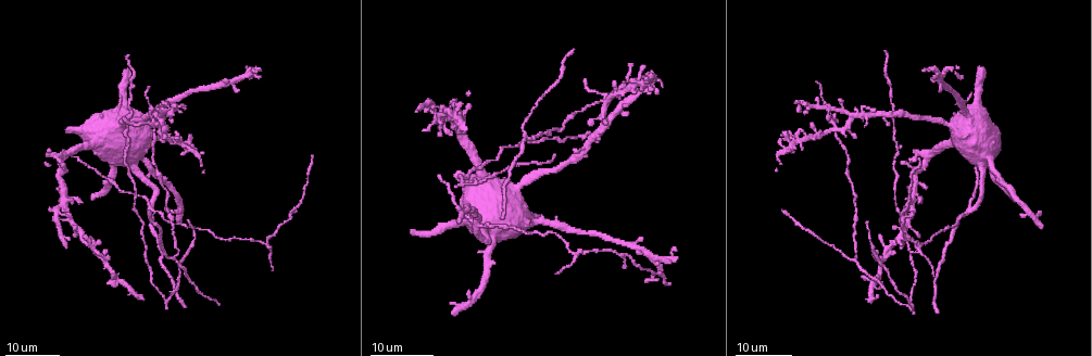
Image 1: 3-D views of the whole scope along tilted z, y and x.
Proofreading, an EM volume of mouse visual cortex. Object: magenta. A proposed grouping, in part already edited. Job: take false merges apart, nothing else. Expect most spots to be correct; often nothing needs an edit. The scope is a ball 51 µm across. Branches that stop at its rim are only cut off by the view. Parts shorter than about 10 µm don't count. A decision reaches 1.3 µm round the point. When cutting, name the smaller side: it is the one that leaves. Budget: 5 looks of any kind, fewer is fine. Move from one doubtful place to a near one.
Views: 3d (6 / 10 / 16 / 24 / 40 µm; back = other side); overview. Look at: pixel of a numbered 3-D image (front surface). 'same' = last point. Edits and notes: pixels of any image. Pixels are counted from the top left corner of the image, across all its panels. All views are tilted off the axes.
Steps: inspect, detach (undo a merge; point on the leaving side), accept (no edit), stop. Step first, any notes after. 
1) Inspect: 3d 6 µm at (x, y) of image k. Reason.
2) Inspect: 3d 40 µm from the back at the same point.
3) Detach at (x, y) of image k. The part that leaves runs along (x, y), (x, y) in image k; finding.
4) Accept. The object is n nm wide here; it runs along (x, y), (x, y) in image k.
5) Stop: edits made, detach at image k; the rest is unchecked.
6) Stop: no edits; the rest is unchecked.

Inspect: 3d 24 µm at (172, 257) of image 1. Side arm on a straight run.

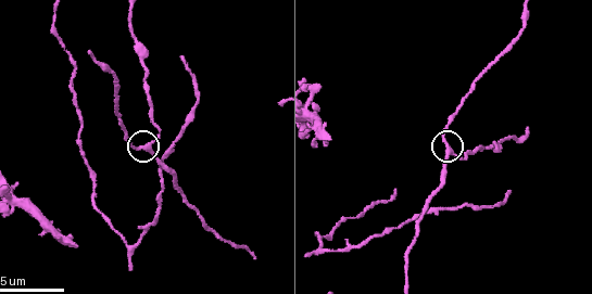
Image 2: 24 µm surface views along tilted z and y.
Inspect: 3d 10 µm at (146, 145) of image 2.

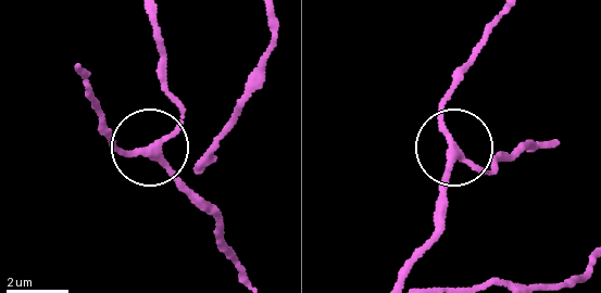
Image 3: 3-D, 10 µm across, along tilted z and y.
Accept. The object is 220 nm wide here; it runs along (541, 144), (488, 170), (463, 155), (441, 116), (454, 72) in image 3; all the same neuron.

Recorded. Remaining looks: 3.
Inspect: 3d 24 µm at (480, 227) of image 1. A fork.

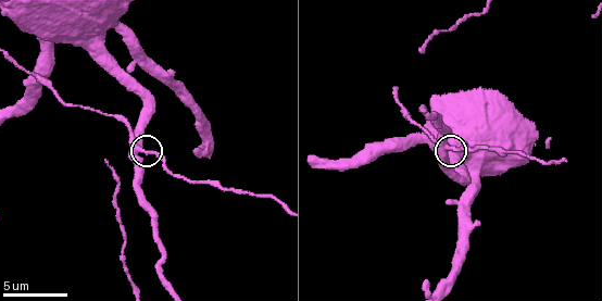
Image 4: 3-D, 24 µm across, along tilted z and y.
Inspect: 3d 6 µm at (143, 151) of image 4. Closer look.

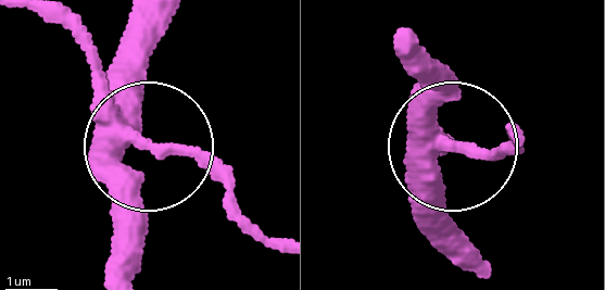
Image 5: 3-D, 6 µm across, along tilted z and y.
Accept. The side arm is 23 µm long; it runs along (440, 241), (429, 55) in image 5; all the same neuron.

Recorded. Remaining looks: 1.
Stop: no edits; the rest is unchecked.

